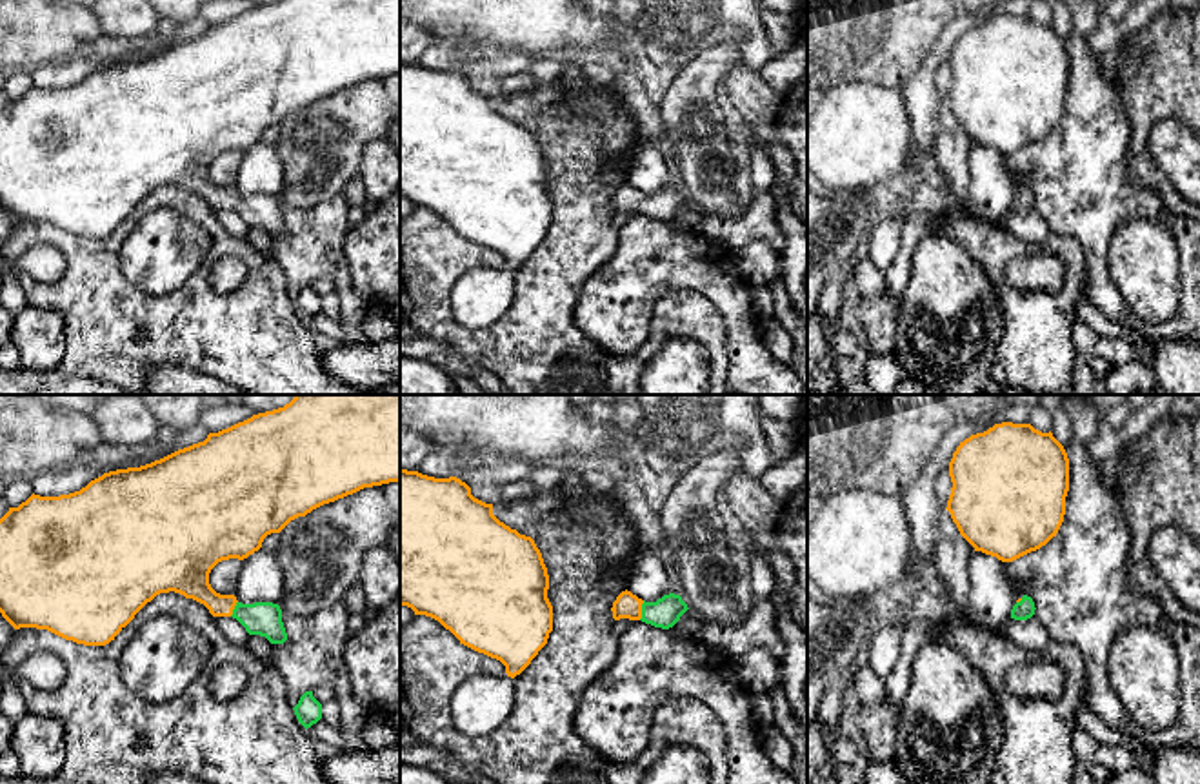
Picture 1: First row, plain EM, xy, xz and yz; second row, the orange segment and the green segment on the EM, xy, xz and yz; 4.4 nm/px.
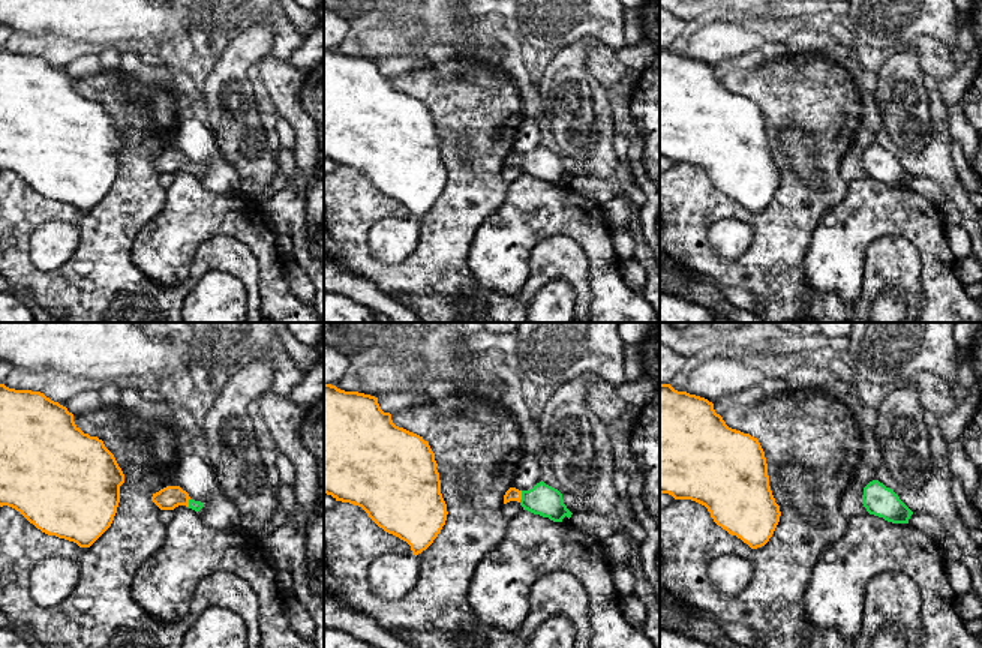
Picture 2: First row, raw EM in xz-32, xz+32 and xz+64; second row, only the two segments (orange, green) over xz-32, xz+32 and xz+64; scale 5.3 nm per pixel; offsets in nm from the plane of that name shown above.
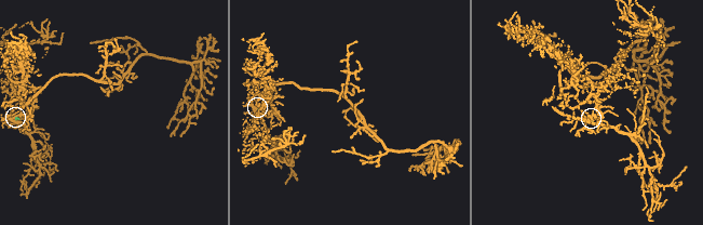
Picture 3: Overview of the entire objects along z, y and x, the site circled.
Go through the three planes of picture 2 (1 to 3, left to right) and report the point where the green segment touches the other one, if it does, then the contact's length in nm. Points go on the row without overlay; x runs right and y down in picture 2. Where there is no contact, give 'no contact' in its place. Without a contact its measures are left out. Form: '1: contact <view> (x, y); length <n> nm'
1: contact xz-32 (188, 167); length 50 nm
2: contact xz+32 (520, 161); length 70 nm
3: no contact

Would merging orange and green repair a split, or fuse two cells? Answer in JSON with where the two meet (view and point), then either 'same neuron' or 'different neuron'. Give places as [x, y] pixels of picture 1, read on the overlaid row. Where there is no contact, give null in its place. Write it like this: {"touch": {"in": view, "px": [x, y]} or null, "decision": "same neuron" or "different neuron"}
{"touch": {"in": "xz", "px": [640, 610]}, "decision": "same neuron"}

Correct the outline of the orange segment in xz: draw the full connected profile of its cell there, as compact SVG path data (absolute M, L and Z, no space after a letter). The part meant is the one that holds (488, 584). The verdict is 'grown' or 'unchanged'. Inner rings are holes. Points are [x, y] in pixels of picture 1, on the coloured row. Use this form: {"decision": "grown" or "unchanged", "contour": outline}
{"decision": "unchanged", "contour": "M400 469L400 606L438 620L460 644L500 660L507 677L515 678L553 631L547 589L547 568L535 540L500 522L493 504L475 498L471 487L456 477L435 478Z"}

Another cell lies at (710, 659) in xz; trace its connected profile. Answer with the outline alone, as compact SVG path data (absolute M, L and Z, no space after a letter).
M633 620L618 637L616 660L580 697L573 728L598 757L631 766L645 749L653 711L680 695L704 700L724 722L727 784L798 784L791 773L776 769L762 751L751 695L738 680L733 657L702 640L676 640L665 629L642 620Z

